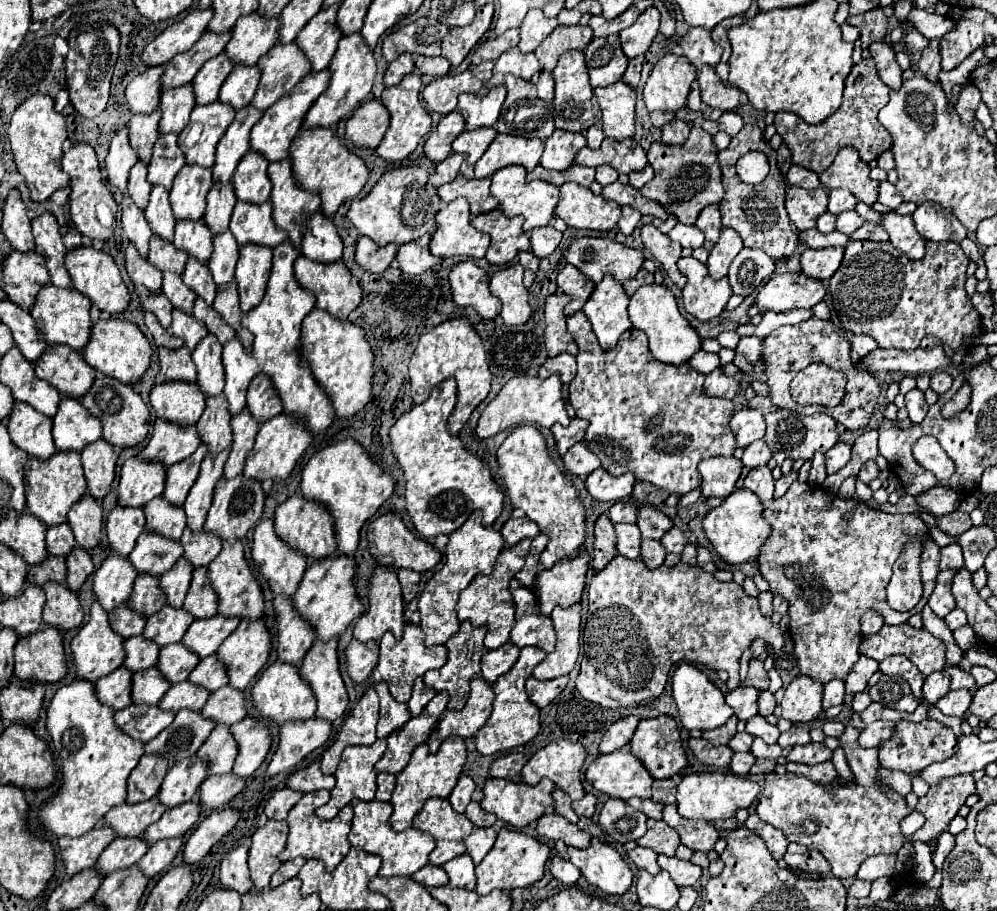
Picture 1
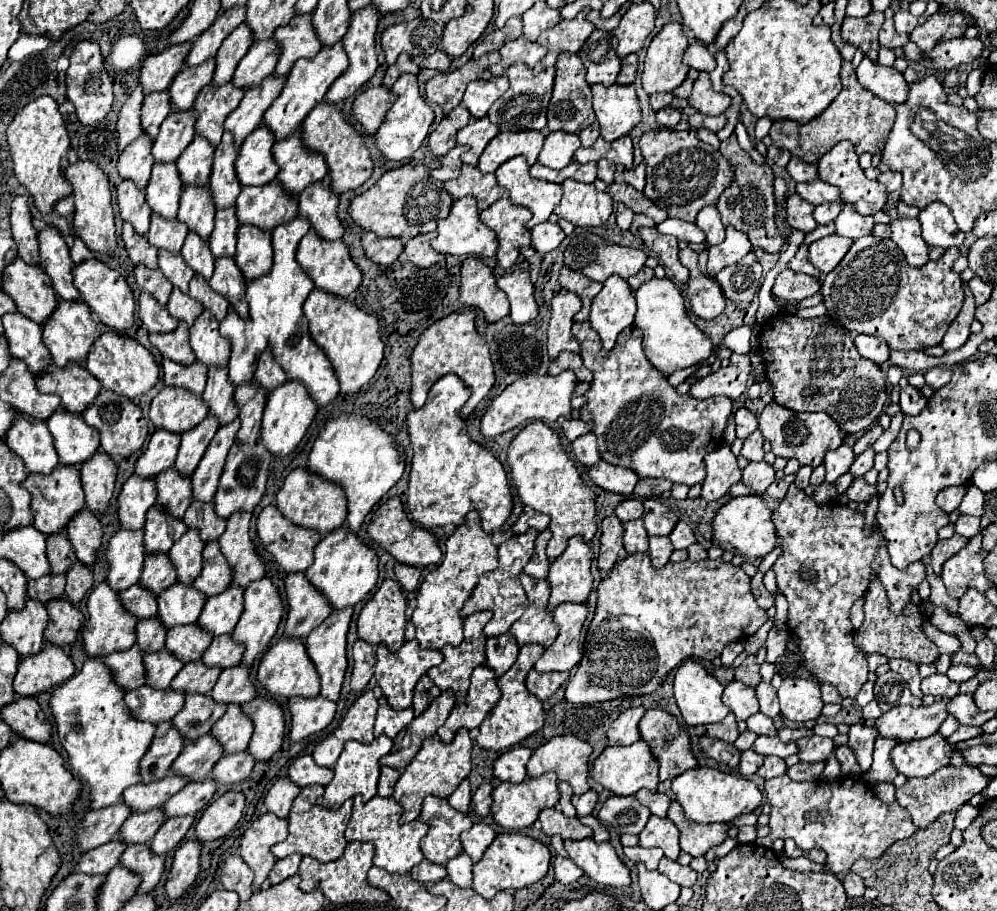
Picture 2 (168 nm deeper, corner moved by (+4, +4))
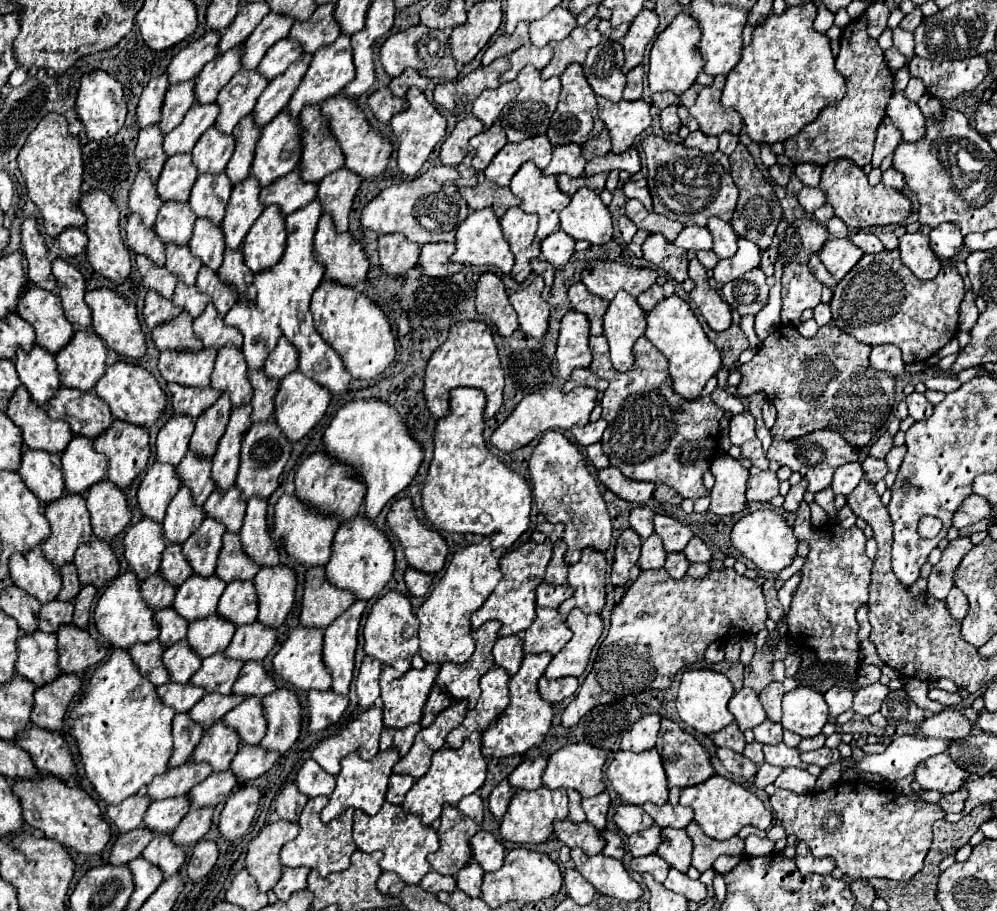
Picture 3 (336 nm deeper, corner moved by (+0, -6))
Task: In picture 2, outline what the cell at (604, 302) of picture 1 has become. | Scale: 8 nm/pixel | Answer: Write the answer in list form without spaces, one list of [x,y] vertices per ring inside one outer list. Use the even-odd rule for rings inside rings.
[[[610,276],[604,288],[592,300],[590,326],[598,332],[604,350],[612,350],[616,336],[634,320],[636,302],[628,282],[620,276]]]

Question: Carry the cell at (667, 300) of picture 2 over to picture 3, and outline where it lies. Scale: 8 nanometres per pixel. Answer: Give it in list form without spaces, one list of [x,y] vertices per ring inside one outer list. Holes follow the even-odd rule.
[[[676,294],[664,298],[664,302],[660,302],[646,316],[646,320],[648,320],[646,338],[668,358],[674,390],[686,400],[696,400],[702,394],[706,382],[714,378],[722,366],[722,356],[718,348],[708,340],[690,306]]]

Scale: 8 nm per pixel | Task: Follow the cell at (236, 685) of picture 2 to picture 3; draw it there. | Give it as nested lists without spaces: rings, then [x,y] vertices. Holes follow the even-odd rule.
[[[246,662],[236,684],[234,684],[234,694],[242,694],[242,696],[268,696],[270,692],[276,690],[276,682],[274,678],[264,670],[262,662]]]

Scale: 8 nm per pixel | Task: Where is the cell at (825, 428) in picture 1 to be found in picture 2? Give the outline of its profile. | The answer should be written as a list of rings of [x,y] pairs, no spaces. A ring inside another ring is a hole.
[[[776,402],[766,404],[764,412],[760,414],[760,432],[764,434],[766,440],[770,440],[772,444],[772,452],[776,456],[782,458],[796,458],[800,464],[808,464],[808,466],[818,466],[824,460],[824,454],[828,448],[838,448],[844,440],[844,434],[840,430],[840,426],[830,418],[830,414],[826,412],[792,412]]]

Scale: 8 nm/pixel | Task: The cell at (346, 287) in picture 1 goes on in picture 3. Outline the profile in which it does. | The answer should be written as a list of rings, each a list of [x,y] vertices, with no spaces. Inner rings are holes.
[[[320,216],[314,236],[314,252],[326,266],[326,280],[334,280],[342,286],[356,286],[366,278],[370,262],[364,244],[354,240],[350,232],[336,232],[328,216]]]

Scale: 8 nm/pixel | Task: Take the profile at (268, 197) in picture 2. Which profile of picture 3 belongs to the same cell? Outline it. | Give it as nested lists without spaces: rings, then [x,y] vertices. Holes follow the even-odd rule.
[[[292,170],[282,180],[274,180],[272,184],[268,184],[268,188],[262,188],[260,194],[264,206],[278,204],[286,216],[306,206],[314,198],[316,198],[316,184],[308,184],[300,180],[300,172],[296,170]]]

